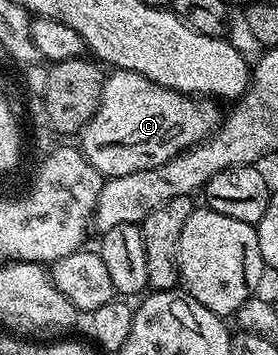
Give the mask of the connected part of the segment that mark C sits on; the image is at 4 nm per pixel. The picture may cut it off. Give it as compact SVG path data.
M112 70L103 80L97 113L82 129L81 150L89 165L105 177L121 177L165 165L165 161L214 134L221 123L221 111L219 115L214 105L210 98L183 95L149 81L141 73Z

